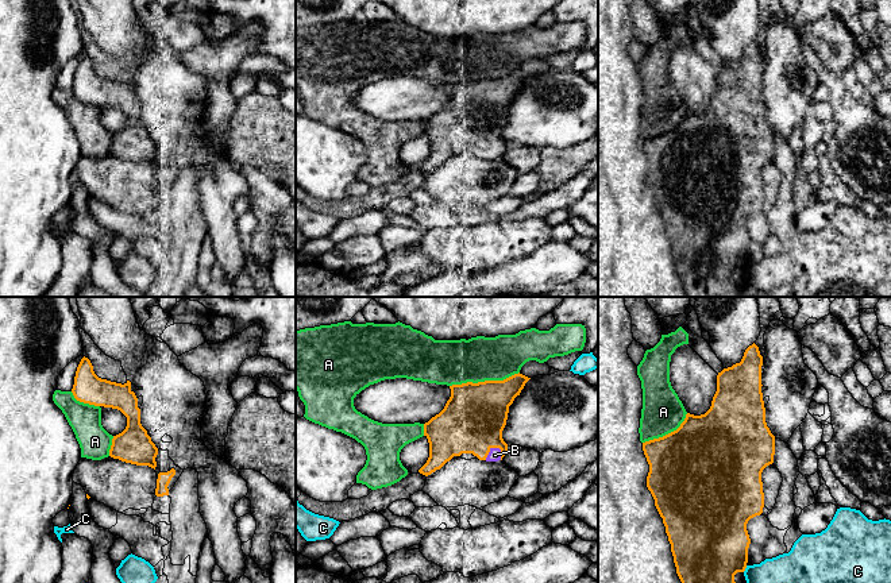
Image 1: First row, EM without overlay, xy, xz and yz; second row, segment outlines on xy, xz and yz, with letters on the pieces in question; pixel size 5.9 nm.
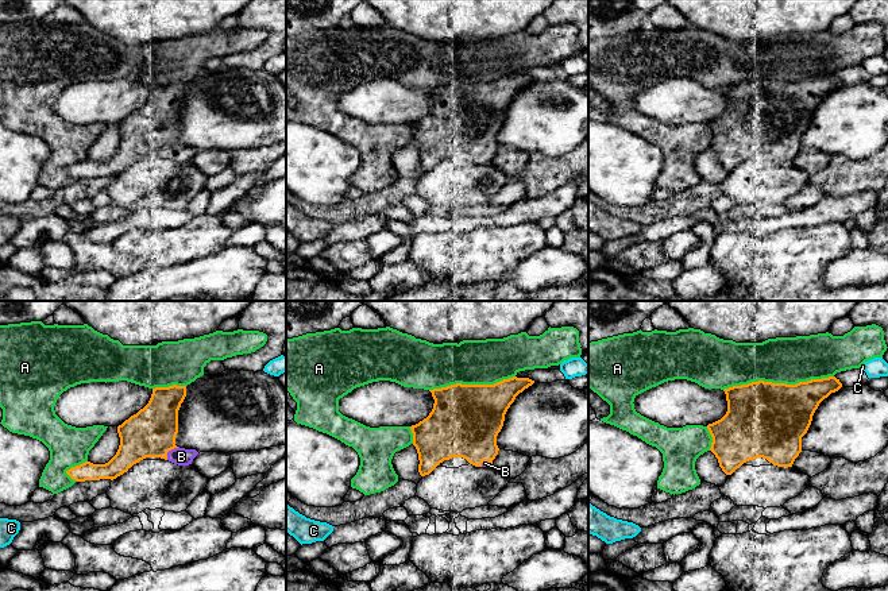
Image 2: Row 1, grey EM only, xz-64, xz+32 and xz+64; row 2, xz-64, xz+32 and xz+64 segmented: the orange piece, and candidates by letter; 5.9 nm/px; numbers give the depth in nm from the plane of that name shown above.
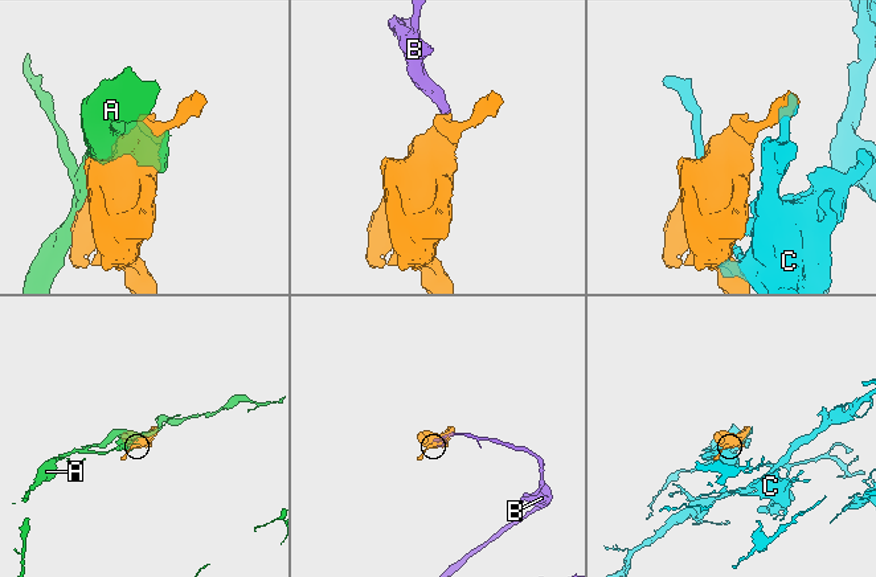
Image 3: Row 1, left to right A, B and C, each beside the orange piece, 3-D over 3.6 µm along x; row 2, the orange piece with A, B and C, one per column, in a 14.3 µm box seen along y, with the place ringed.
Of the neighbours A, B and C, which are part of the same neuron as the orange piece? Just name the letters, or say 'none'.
B

